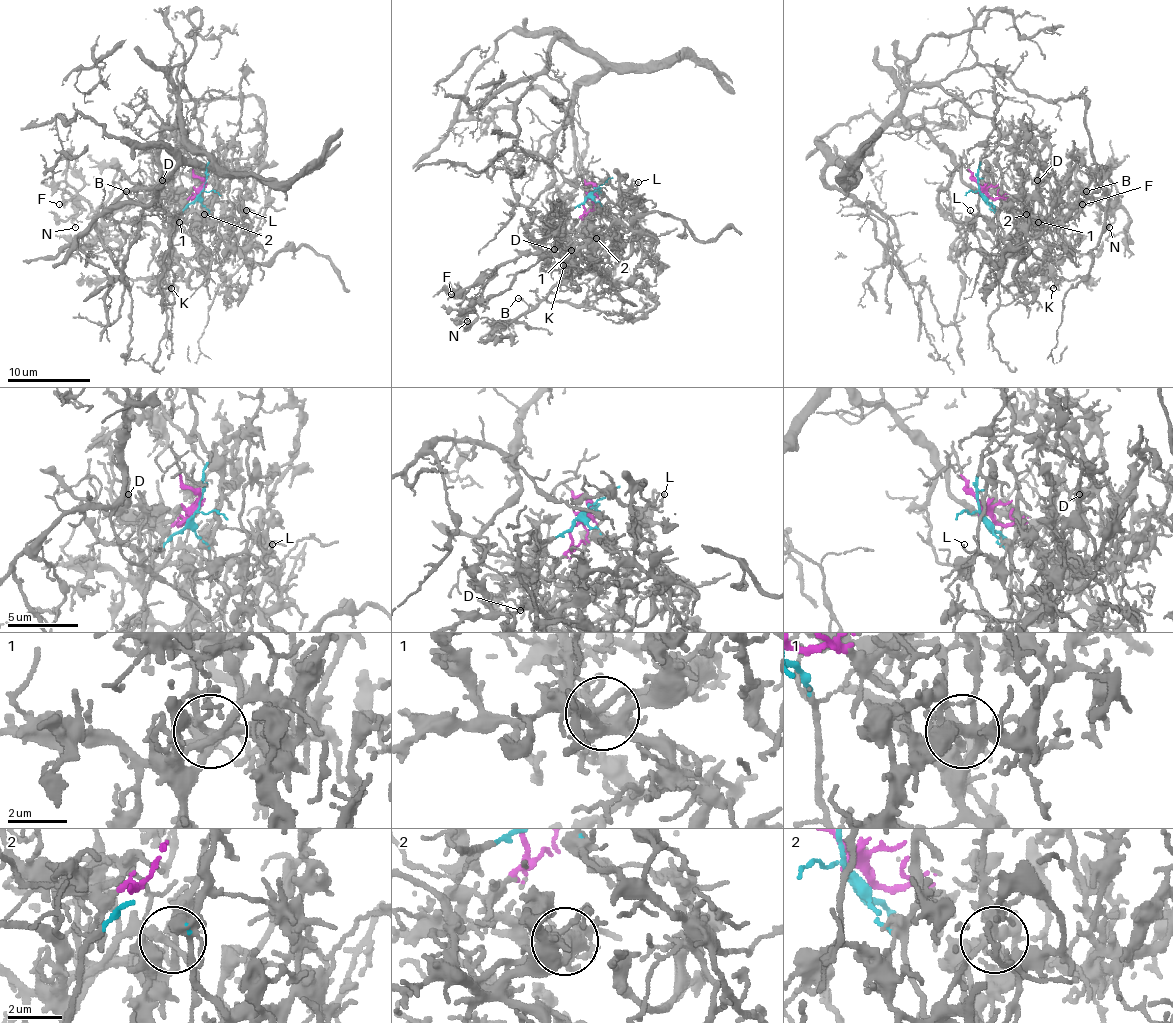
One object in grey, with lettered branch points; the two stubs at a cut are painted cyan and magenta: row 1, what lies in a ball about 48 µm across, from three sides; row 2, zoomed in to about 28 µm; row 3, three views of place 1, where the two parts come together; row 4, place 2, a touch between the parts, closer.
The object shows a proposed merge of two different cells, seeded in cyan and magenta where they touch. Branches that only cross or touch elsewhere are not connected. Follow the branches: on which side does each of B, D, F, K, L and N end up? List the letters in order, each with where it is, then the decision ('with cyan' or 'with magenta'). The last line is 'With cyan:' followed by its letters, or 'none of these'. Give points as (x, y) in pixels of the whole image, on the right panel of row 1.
B: place (1086, 191); with magenta
D: place (1037, 180); with magenta
F: place (1082, 204); with magenta
K: place (1053, 288); with magenta
L: place (970, 210); with magenta
N: place (1109, 227); with magenta
With cyan: none of these

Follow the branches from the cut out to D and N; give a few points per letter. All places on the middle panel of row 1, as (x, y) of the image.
D: (592, 192), (584, 202), (584, 213), (573, 223), (567, 223), (544, 238), (544, 242), (555, 250)
N: (592, 192), (571, 238), (555, 248), (515, 256), (498, 269), (474, 300), (476, 314), (465, 327), (467, 321)

